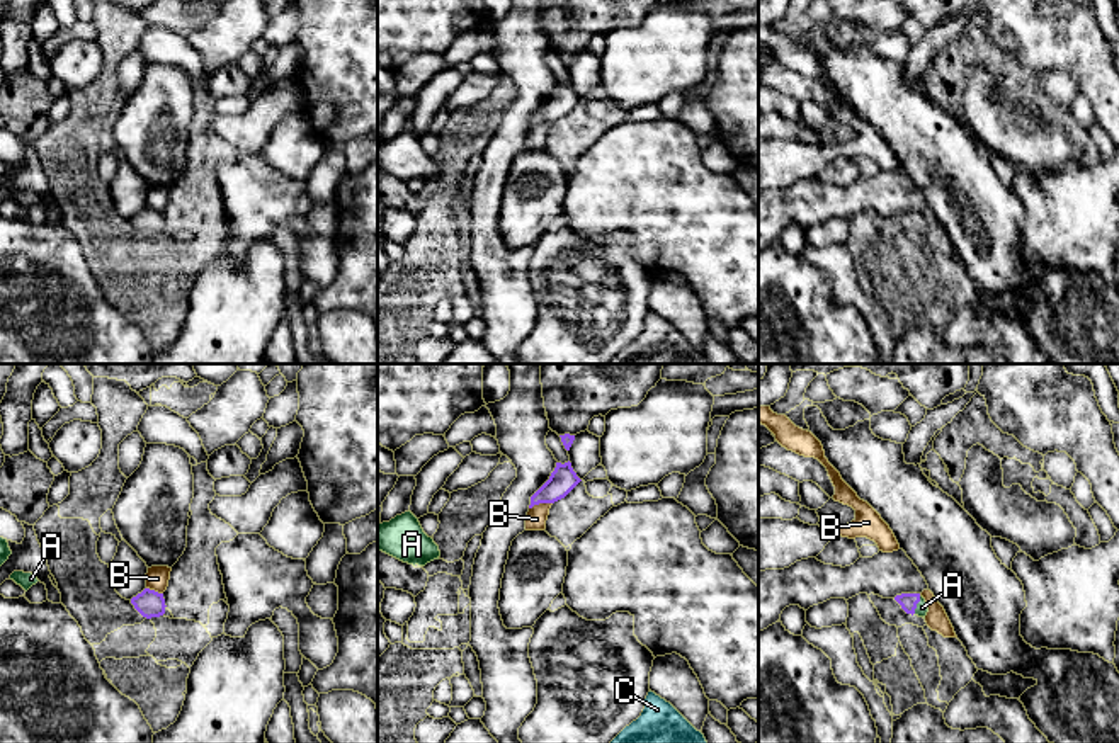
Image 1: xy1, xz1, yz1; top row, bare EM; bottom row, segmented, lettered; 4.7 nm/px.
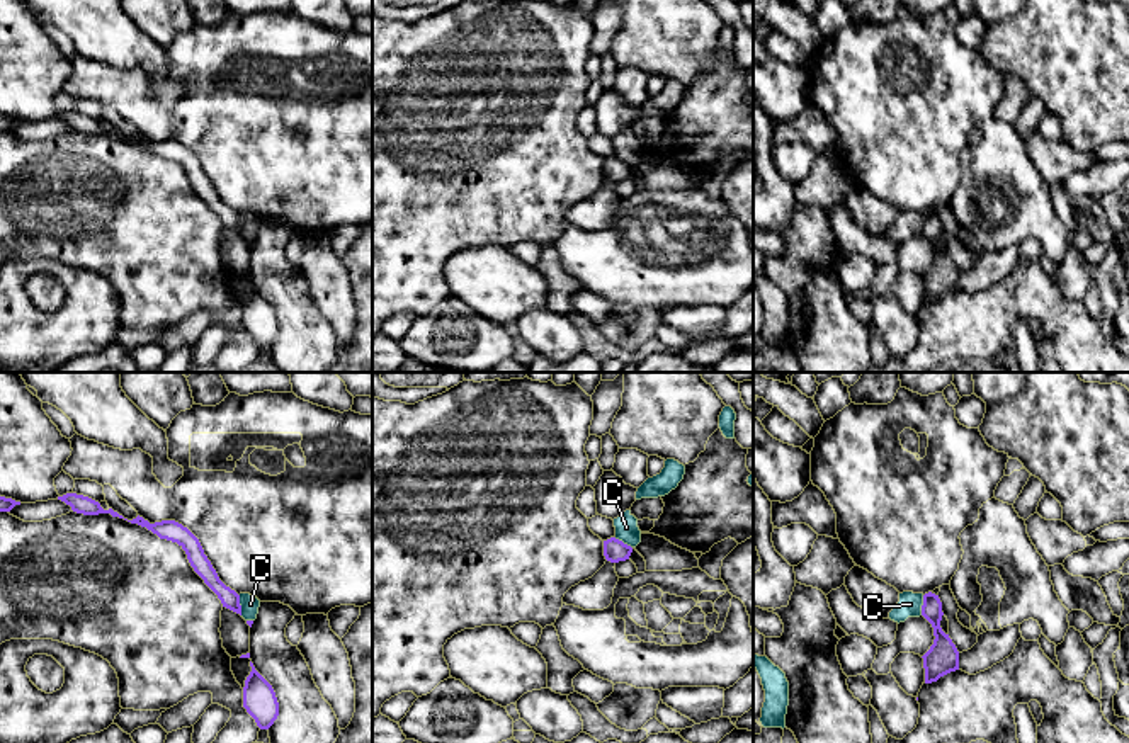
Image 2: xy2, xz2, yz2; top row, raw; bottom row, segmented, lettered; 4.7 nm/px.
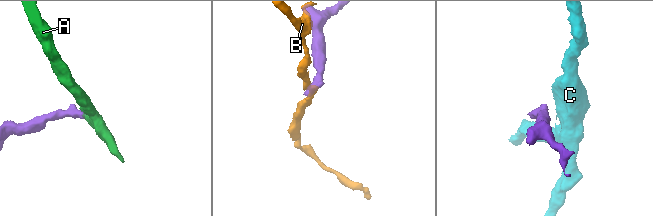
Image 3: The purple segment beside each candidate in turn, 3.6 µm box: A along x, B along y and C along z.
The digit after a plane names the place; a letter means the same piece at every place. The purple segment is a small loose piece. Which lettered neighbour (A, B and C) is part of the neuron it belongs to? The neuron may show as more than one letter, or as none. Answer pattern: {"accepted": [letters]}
{"accepted": ["A"]}

